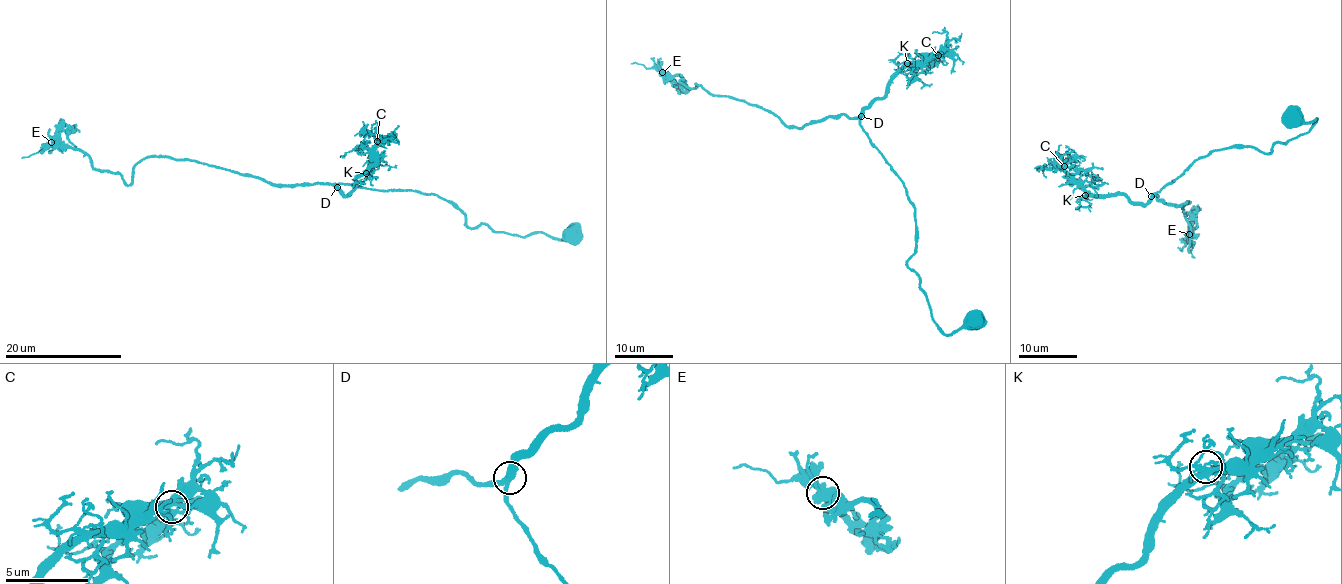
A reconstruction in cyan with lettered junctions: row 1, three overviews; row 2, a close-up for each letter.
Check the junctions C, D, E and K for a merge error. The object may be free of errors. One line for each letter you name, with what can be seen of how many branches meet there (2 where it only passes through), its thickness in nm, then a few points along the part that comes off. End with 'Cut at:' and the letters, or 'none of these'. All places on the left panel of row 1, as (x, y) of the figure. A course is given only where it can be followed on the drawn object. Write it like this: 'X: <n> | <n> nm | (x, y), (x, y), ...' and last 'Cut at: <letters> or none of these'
Cut at: none of these

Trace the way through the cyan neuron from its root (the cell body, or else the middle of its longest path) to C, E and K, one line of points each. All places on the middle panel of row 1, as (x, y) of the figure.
C: (845, 117), (859, 117), (865, 107), (883, 96), (901, 71), (925, 58), (938, 55)
E: (845, 117), (788, 127), (754, 105), (715, 95), (696, 84), (687, 88), (678, 75), (662, 72)
K: (845, 117), (859, 117), (865, 107), (883, 96), (893, 78), (907, 63)

